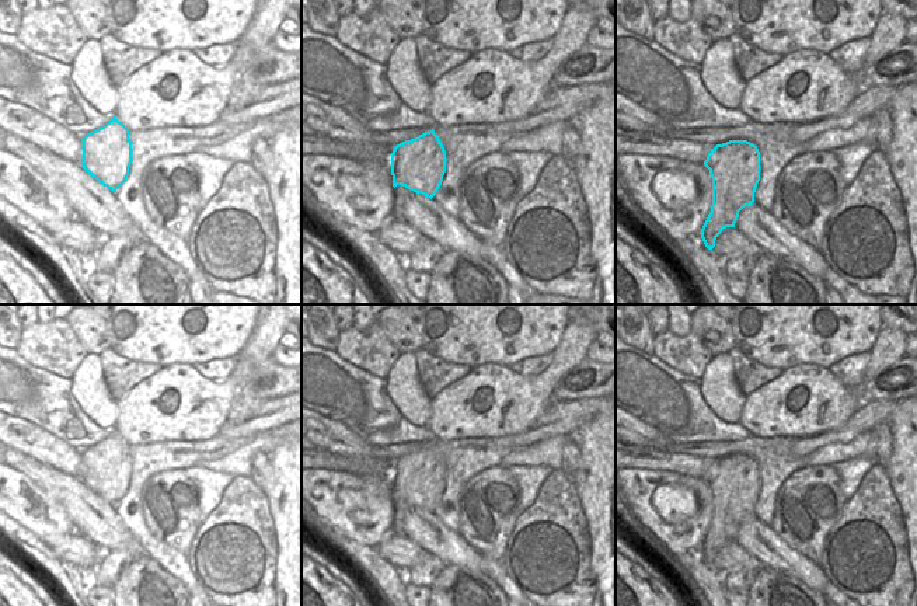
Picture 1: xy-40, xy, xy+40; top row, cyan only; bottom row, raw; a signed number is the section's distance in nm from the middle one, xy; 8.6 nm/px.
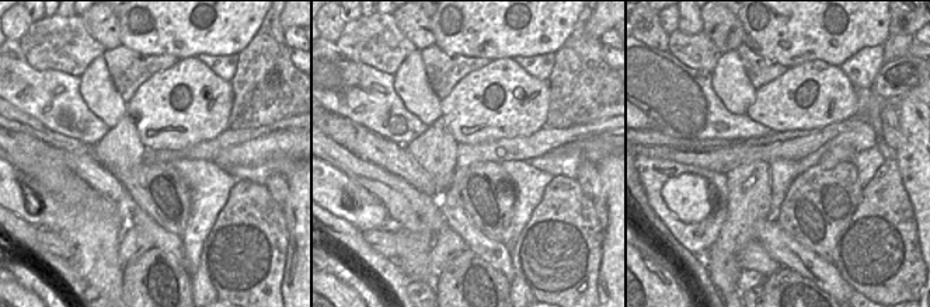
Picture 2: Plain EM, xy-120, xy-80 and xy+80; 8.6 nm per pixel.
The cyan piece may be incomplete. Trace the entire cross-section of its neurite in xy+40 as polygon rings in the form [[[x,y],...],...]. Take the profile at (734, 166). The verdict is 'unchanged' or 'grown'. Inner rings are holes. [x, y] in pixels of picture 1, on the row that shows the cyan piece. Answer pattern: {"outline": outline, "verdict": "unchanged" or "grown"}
{"outline": [[[729,140],[711,149],[704,166],[712,178],[712,205],[700,234],[712,250],[722,230],[735,227],[739,212],[754,202],[760,152],[747,140]]], "verdict": "unchanged"}

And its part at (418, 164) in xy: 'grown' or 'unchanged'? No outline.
unchanged

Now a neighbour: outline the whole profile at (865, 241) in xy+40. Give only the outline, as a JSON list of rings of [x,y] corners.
[[[878,149],[865,159],[827,219],[819,252],[830,269],[865,295],[909,295],[914,278],[914,260],[909,245],[906,212],[886,156]]]

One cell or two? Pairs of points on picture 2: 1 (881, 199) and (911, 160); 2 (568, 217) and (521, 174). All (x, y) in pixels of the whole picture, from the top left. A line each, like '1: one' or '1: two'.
1: two
2: two

